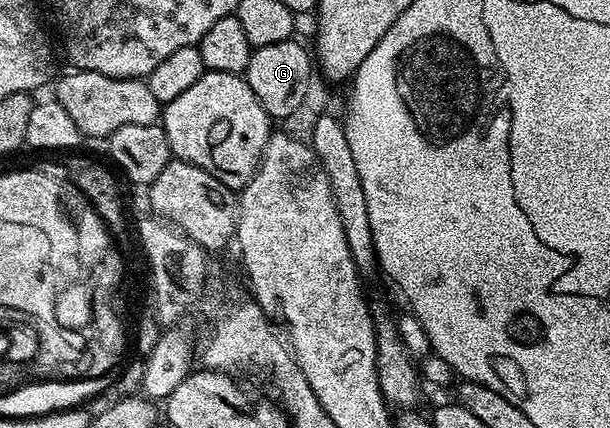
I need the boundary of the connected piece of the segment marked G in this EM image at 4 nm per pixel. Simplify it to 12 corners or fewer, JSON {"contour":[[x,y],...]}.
{"contour":[[297,38],[250,51],[244,78],[271,118],[306,97],[315,60]]}

